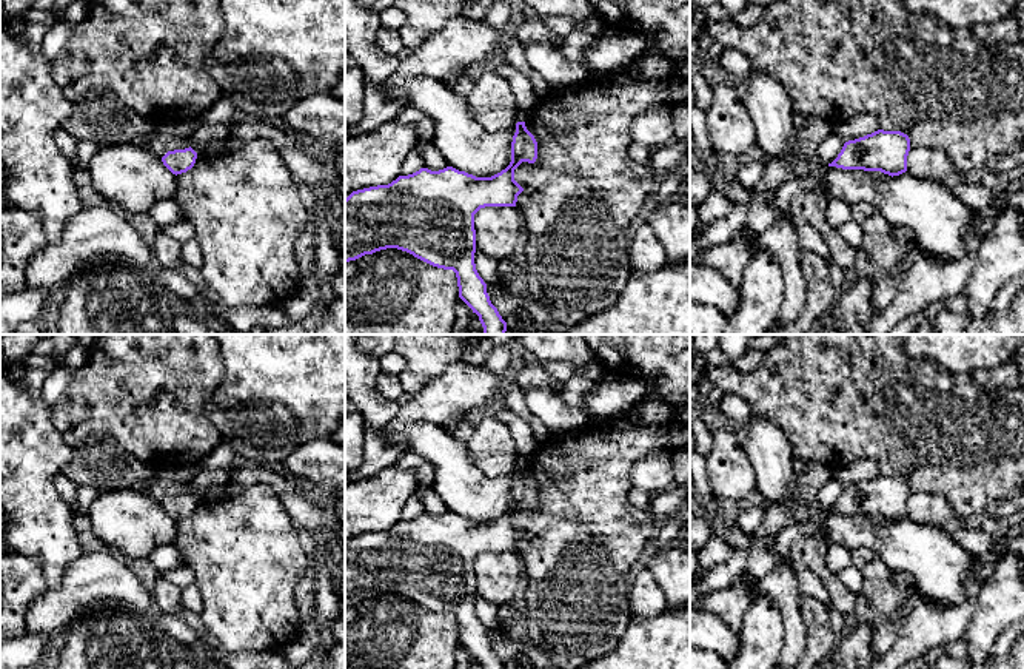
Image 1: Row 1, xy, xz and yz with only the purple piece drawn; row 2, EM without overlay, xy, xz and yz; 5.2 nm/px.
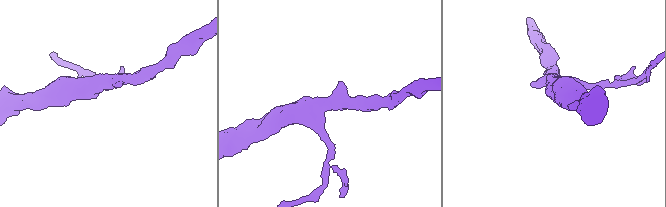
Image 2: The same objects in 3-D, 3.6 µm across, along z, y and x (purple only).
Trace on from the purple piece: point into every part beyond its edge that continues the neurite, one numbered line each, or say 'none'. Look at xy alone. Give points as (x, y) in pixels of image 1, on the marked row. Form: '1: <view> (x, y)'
none

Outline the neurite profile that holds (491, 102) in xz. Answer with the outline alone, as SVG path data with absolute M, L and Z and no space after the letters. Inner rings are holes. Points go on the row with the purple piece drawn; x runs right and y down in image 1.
M487 71L474 80L465 100L476 122L490 133L514 128L517 123L519 111L513 91L496 71Z

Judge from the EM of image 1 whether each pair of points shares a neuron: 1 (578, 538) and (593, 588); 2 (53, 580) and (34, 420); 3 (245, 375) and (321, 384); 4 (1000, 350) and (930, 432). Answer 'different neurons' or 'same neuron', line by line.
1: same neuron
2: same neuron
3: same neuron
4: different neurons

